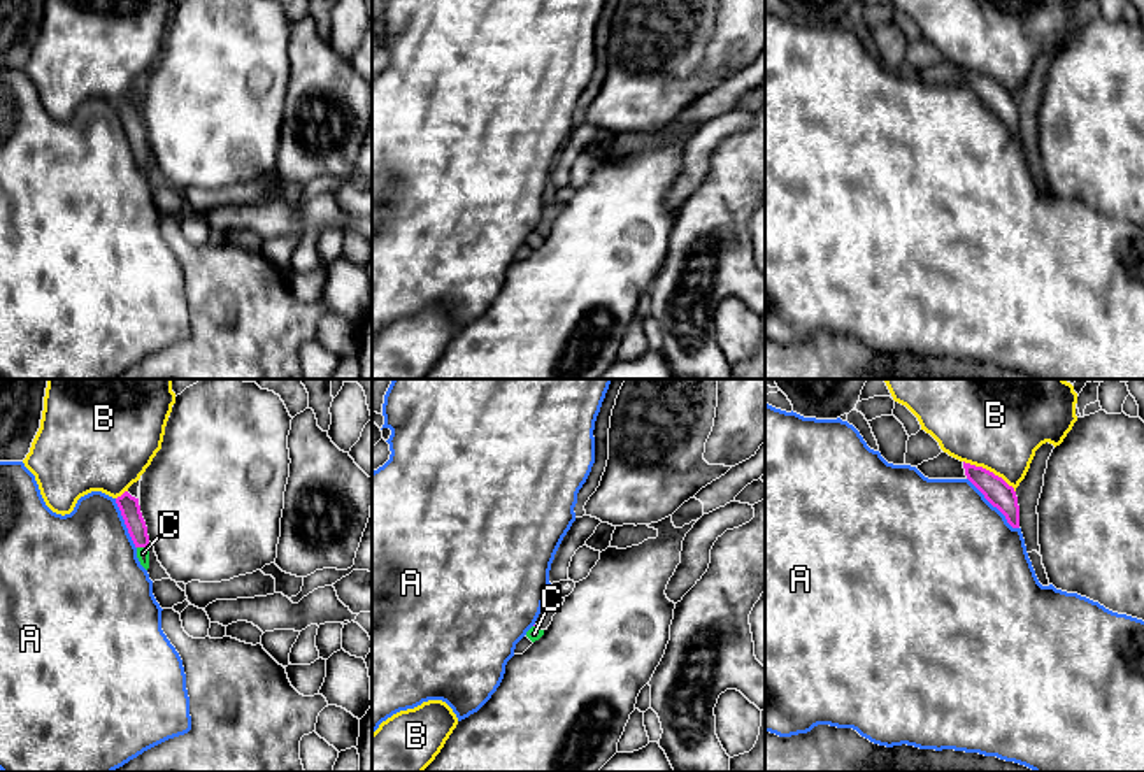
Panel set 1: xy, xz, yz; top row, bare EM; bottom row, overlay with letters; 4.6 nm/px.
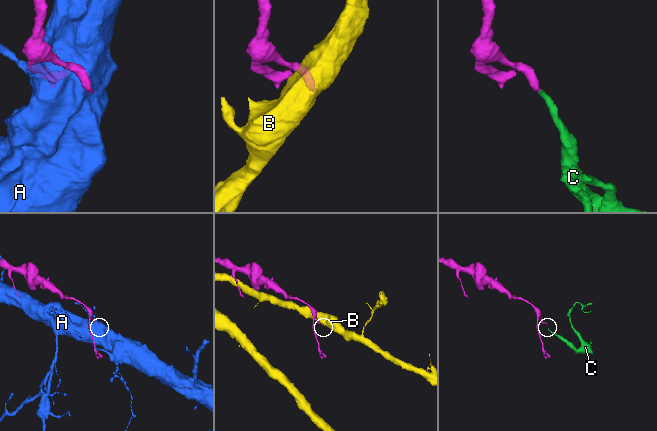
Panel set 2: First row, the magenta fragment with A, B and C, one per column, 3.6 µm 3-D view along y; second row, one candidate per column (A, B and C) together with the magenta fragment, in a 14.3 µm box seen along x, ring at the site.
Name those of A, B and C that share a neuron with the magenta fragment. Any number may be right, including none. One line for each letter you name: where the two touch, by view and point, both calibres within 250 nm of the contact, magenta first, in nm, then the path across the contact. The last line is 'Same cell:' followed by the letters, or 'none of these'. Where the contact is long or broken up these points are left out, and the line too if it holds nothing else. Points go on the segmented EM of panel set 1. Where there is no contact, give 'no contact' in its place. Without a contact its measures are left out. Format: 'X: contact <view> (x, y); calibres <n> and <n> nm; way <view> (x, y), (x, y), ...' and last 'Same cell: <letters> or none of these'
C: contact xy (142, 546); calibres 90 and 60 nm; way xy (128, 506), (142, 546), (142, 553)
Same cell: C

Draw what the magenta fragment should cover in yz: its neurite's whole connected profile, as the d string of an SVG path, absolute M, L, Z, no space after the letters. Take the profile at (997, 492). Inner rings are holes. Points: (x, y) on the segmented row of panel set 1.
M963 461L967 479L997 507L1012 528L1019 528L1019 505L1012 486L993 472Z

